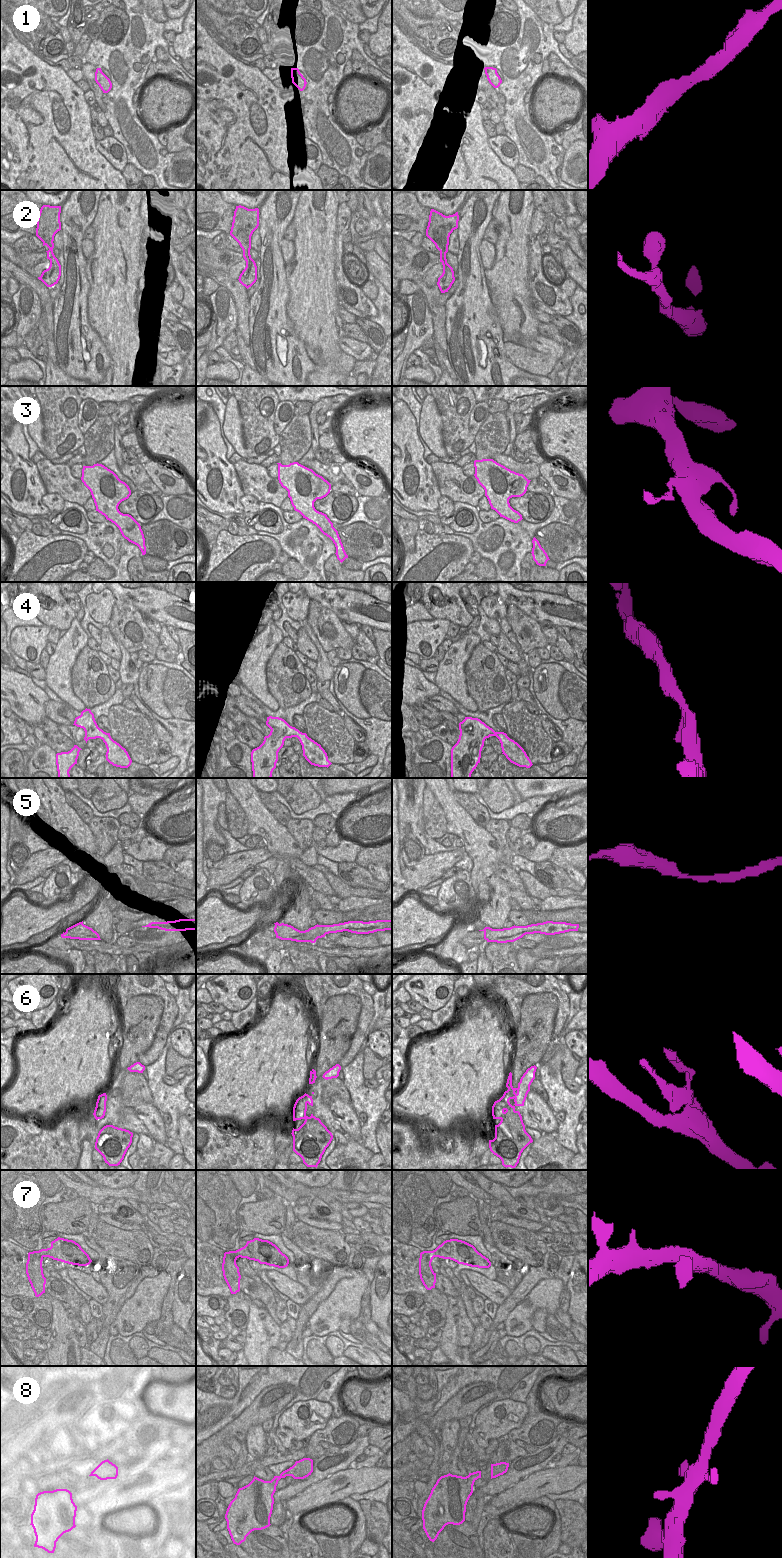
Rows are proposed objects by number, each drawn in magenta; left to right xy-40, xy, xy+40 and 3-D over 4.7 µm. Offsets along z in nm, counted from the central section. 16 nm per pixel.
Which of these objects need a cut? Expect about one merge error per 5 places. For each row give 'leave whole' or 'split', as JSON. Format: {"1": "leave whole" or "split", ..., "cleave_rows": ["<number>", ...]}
{"1": "leave whole", "2": "leave whole", "3": "leave whole", "4": "leave whole", "5": "leave whole", "6": "leave whole", "7": "leave whole", "8": "leave whole", "cleave_rows": []}

